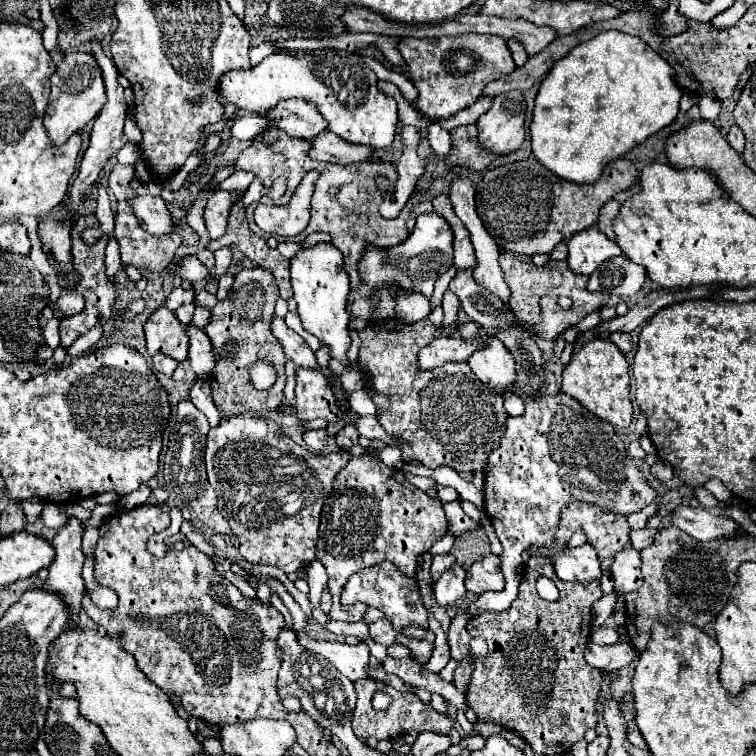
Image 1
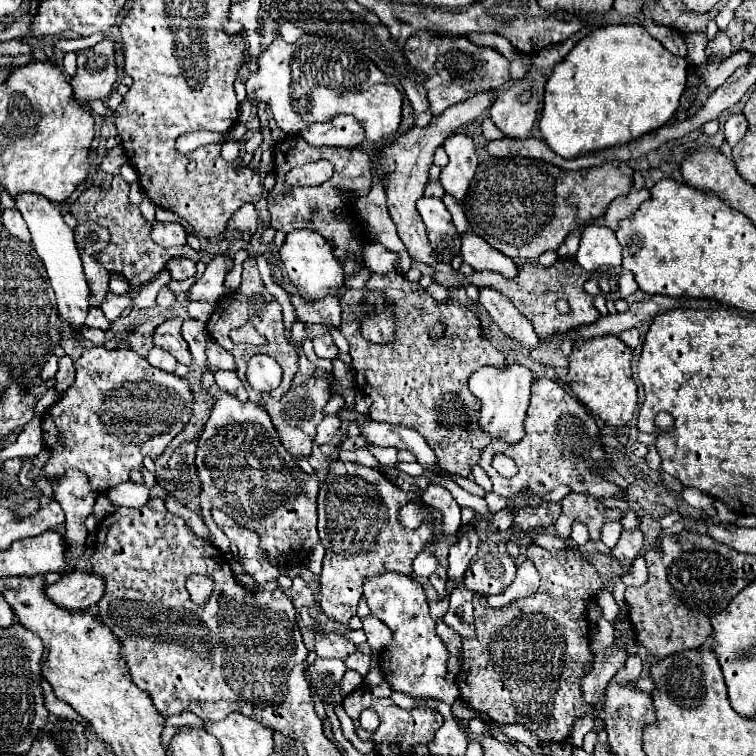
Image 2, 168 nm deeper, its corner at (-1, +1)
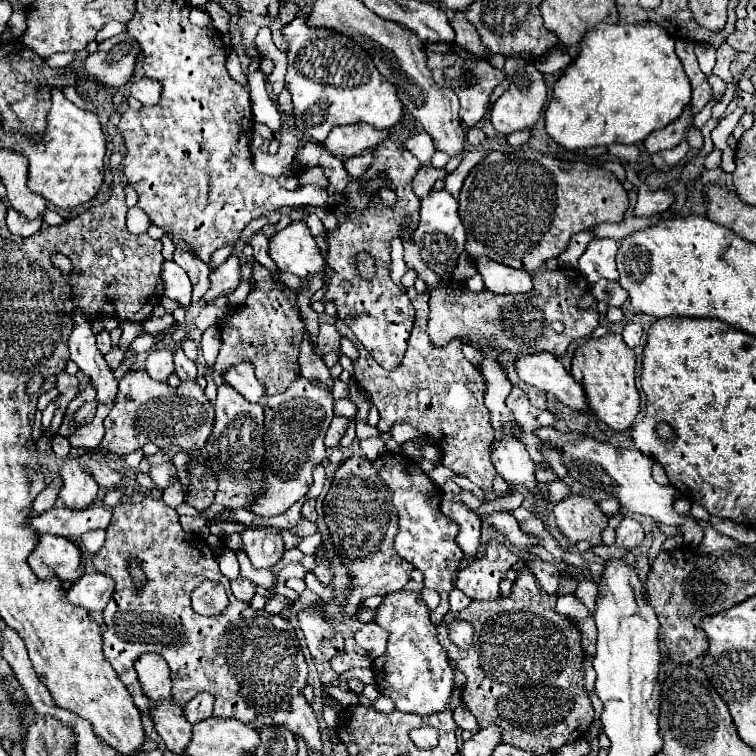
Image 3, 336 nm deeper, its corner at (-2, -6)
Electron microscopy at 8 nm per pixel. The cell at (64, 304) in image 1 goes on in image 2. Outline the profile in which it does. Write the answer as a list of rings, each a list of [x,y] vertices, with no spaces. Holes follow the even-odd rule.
[[[90,308],[88,310],[88,316],[86,316],[86,326],[94,326],[94,328],[102,328],[102,330],[106,330],[108,326],[110,326],[110,322],[108,322],[108,318],[104,316],[104,312],[100,310],[100,308]]]

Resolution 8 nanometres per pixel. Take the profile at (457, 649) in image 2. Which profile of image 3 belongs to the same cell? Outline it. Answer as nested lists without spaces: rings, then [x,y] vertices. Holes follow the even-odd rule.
[[[383,451],[375,461],[371,461],[373,467],[379,471],[381,479],[389,485],[393,491],[393,505],[399,515],[399,533],[395,535],[395,551],[409,561],[415,569],[423,573],[423,585],[429,589],[435,589],[441,595],[441,603],[435,611],[431,611],[431,621],[435,625],[441,623],[445,613],[449,611],[449,593],[455,587],[453,585],[453,573],[459,569],[463,561],[463,551],[459,551],[459,545],[455,543],[455,535],[459,533],[459,527],[453,519],[445,517],[441,513],[441,489],[435,485],[433,479],[429,479],[417,465],[415,459],[405,457],[397,451]]]

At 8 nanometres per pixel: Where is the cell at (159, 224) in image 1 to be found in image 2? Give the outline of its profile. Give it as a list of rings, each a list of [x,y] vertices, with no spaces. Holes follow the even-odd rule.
[[[152,220],[152,240],[158,246],[180,246],[186,244],[186,230],[182,228],[182,224],[178,222],[160,222],[160,220]]]

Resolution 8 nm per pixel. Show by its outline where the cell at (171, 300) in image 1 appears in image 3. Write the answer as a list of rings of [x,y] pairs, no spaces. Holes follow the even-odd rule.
[[[231,255],[223,265],[211,273],[211,289],[205,293],[205,301],[211,301],[219,295],[231,295],[241,283],[241,261],[237,255]]]

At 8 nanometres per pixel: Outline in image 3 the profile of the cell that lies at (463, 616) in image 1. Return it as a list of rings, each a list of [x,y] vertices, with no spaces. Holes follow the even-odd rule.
[[[453,589],[453,591],[451,591],[451,597],[449,597],[451,611],[461,611],[461,609],[465,609],[469,603],[471,603],[471,599],[469,599],[463,591],[459,591],[459,589]]]

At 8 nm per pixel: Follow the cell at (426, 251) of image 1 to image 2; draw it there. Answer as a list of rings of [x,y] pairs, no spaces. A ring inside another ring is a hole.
[[[420,198],[416,204],[428,232],[436,260],[450,262],[460,252],[460,236],[452,224],[452,216],[440,198]]]

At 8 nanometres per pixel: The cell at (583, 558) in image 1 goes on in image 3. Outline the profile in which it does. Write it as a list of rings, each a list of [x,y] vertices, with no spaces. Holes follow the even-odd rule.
[[[493,513],[493,515],[487,515],[487,521],[491,523],[491,527],[493,527],[495,531],[503,533],[503,535],[505,535],[517,549],[521,549],[521,551],[525,551],[527,547],[537,545],[537,539],[535,539],[533,535],[525,535],[525,533],[519,529],[515,517],[509,515],[509,513]]]

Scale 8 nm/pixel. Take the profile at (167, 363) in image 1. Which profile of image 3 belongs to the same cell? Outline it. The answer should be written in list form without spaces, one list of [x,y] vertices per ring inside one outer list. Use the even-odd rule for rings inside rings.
[[[167,349],[151,351],[145,361],[145,369],[155,381],[167,381],[167,377],[173,373],[173,353]]]

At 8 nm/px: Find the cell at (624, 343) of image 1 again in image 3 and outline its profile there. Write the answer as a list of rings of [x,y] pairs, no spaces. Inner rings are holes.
[[[629,321],[623,329],[623,339],[631,349],[635,349],[641,343],[641,335],[643,335],[643,329],[641,329],[641,323],[637,321]]]

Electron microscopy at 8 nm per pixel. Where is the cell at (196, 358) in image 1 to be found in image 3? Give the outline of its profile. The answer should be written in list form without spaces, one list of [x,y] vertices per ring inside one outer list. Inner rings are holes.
[[[241,363],[237,367],[231,367],[225,375],[223,381],[231,383],[233,389],[237,389],[247,401],[251,403],[259,403],[261,397],[265,395],[267,387],[263,387],[263,383],[257,381],[257,377],[253,375],[253,367],[251,363]]]

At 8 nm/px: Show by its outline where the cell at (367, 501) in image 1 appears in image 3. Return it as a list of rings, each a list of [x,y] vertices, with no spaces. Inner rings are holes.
[[[349,457],[335,473],[331,489],[323,501],[323,513],[337,551],[345,557],[353,577],[345,613],[357,611],[357,605],[371,595],[389,595],[405,587],[411,579],[413,565],[397,555],[393,539],[397,533],[397,513],[391,503],[391,493],[385,489],[375,467],[363,457]]]

